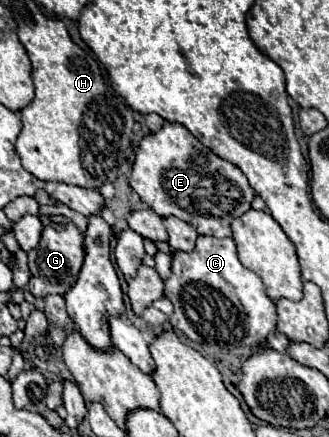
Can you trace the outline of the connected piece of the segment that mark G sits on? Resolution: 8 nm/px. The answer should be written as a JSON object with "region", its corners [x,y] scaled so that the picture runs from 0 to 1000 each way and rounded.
{"region":[[[207,510],[201,519],[164,524],[158,515],[134,519],[128,547],[109,570],[85,579],[85,606],[91,606],[91,670],[103,680],[140,680],[152,670],[164,675],[195,675],[237,638],[249,597],[255,597],[255,533],[225,515]]]}

